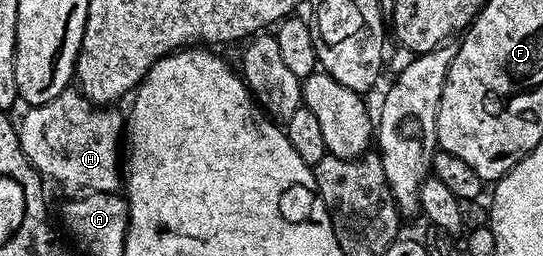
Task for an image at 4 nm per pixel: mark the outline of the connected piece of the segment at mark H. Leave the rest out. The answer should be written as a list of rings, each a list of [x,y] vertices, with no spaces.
[[[69,87],[59,93],[50,103],[33,105],[18,121],[20,146],[33,169],[45,178],[53,177],[64,185],[76,189],[72,191],[91,191],[93,193],[111,193],[122,185],[122,165],[116,161],[116,152],[122,149],[122,134],[126,129],[126,117],[116,107],[97,107],[75,88]]]

